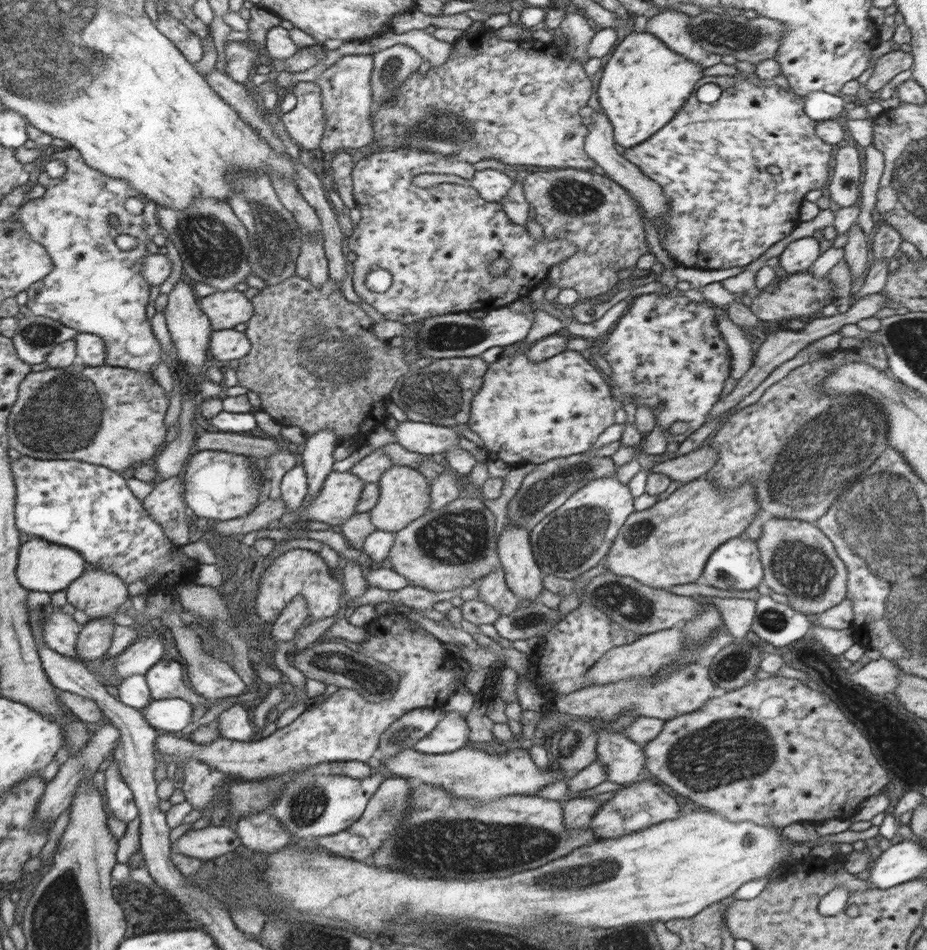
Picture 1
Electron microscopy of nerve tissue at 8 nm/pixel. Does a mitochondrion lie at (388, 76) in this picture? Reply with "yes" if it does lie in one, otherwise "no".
yes

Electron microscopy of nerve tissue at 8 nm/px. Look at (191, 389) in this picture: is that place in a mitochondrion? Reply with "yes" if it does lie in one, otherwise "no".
no

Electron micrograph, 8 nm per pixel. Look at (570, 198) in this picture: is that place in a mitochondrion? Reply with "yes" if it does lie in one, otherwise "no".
yes

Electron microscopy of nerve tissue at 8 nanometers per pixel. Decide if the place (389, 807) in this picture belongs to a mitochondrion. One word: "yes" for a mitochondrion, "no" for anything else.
yes

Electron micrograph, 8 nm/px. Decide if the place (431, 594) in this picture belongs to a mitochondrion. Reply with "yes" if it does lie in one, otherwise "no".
no

